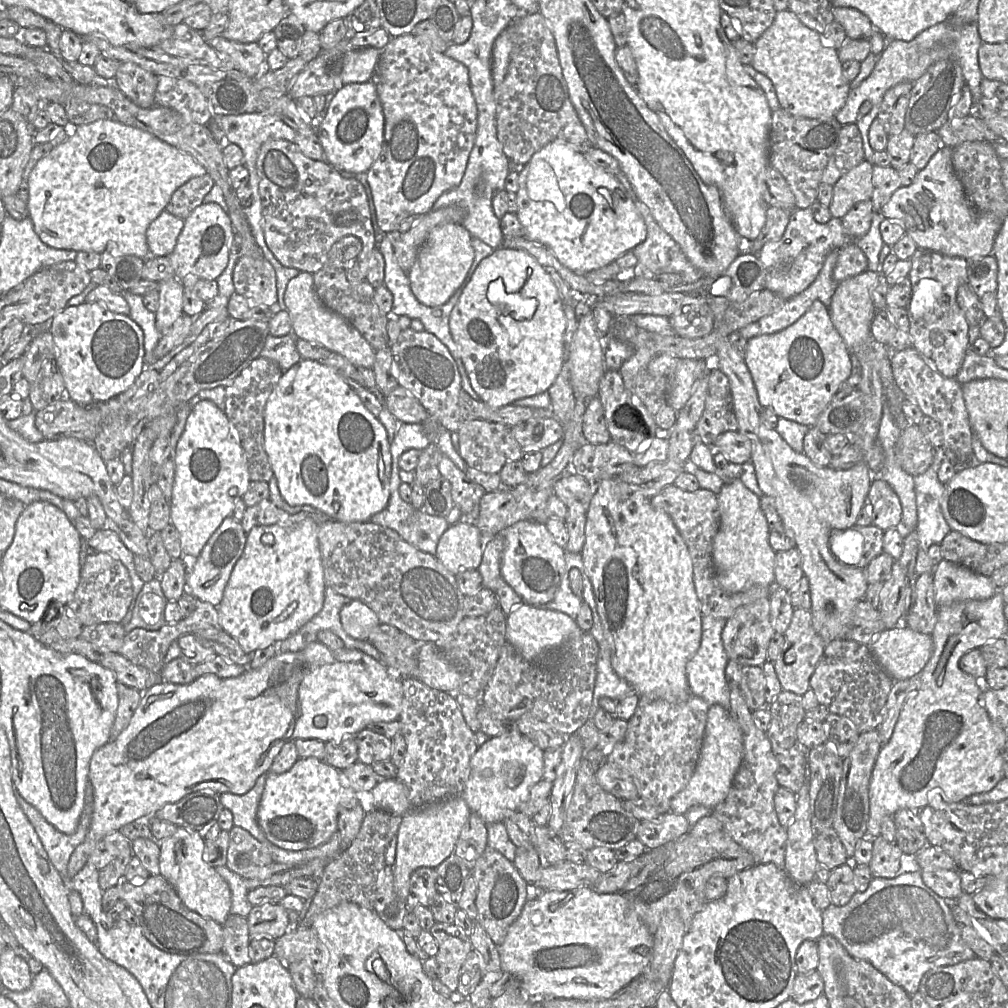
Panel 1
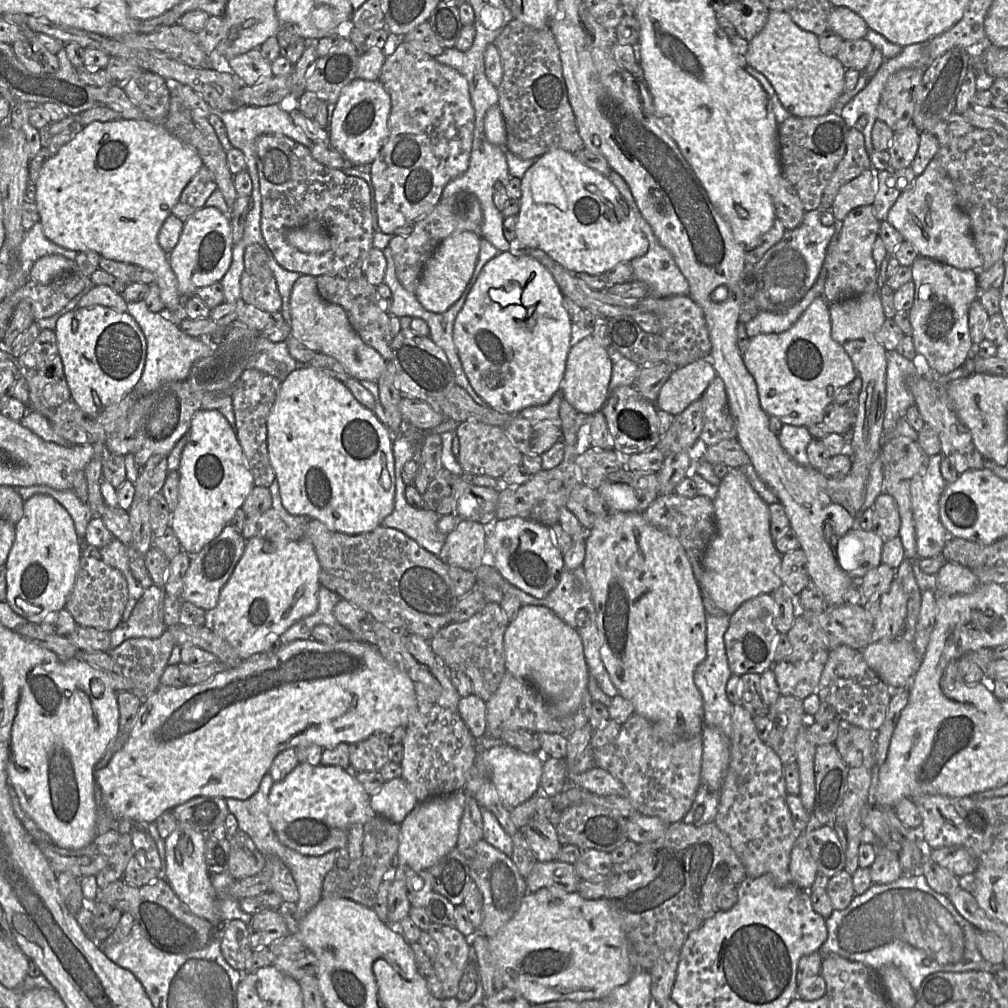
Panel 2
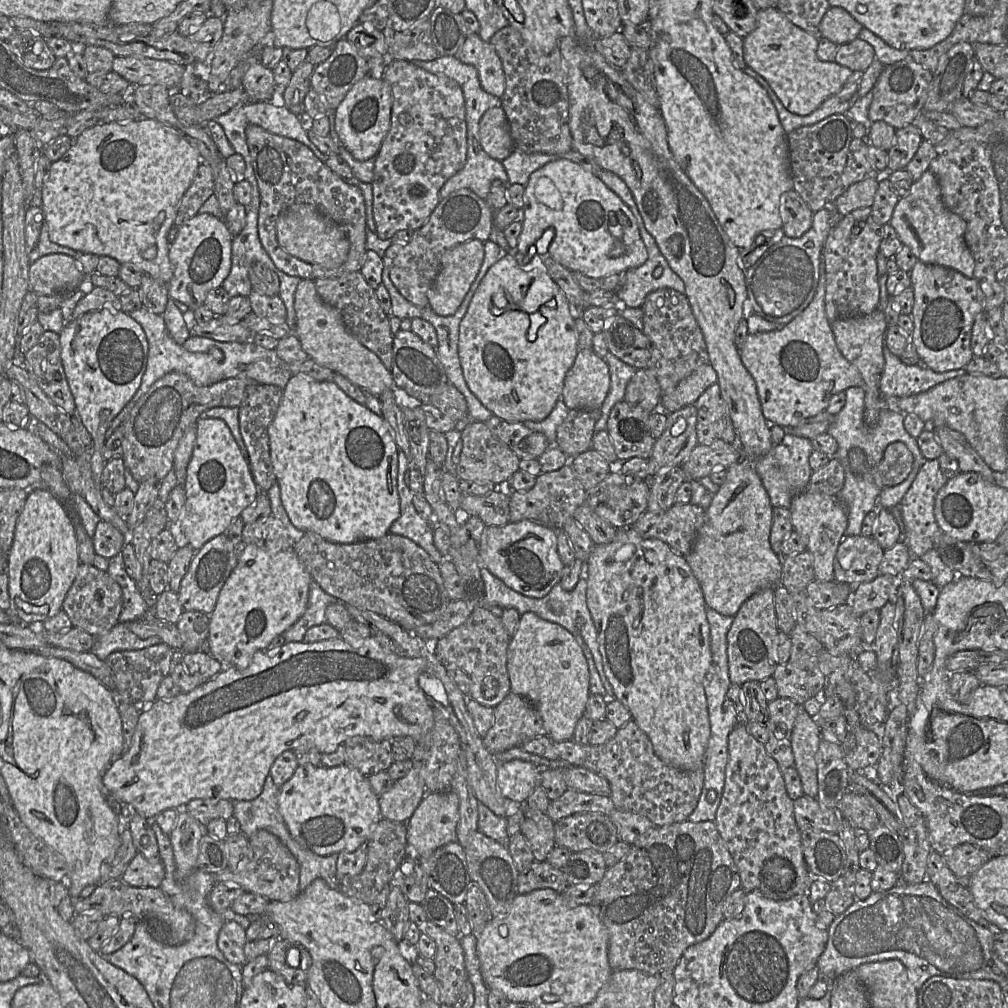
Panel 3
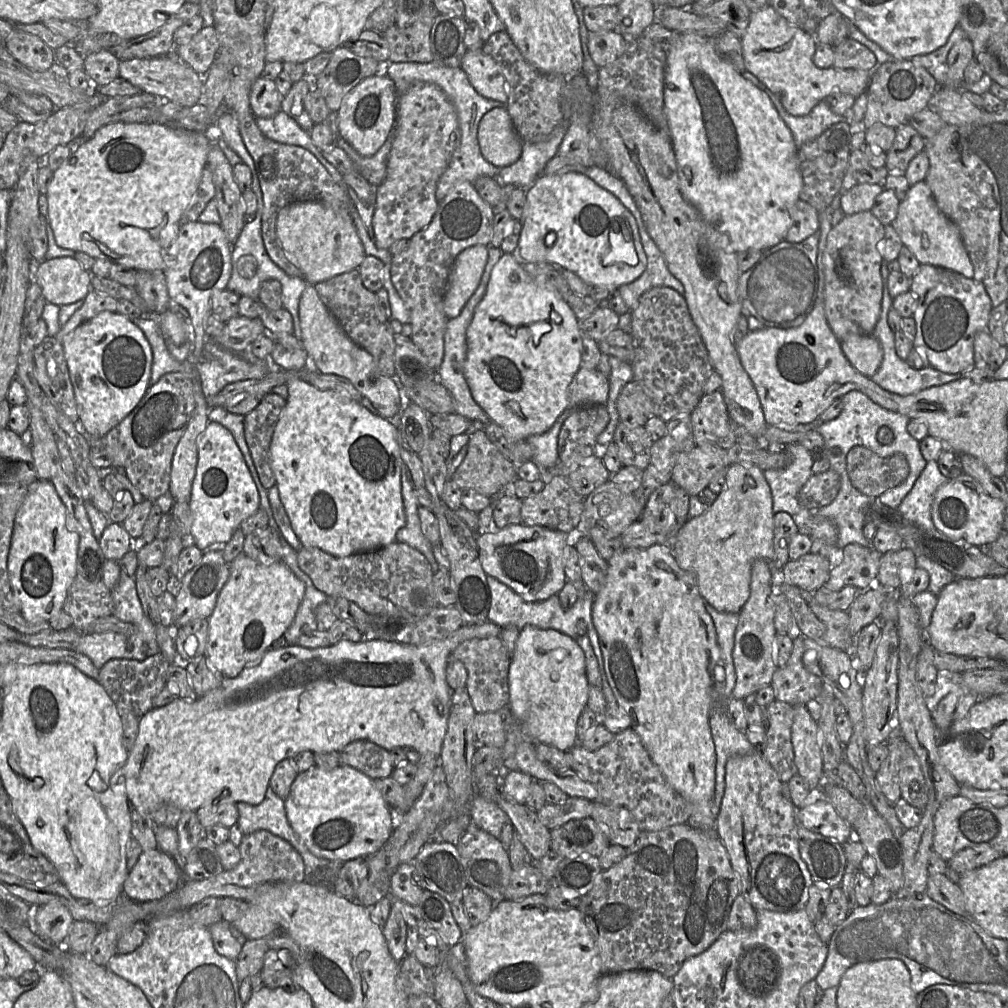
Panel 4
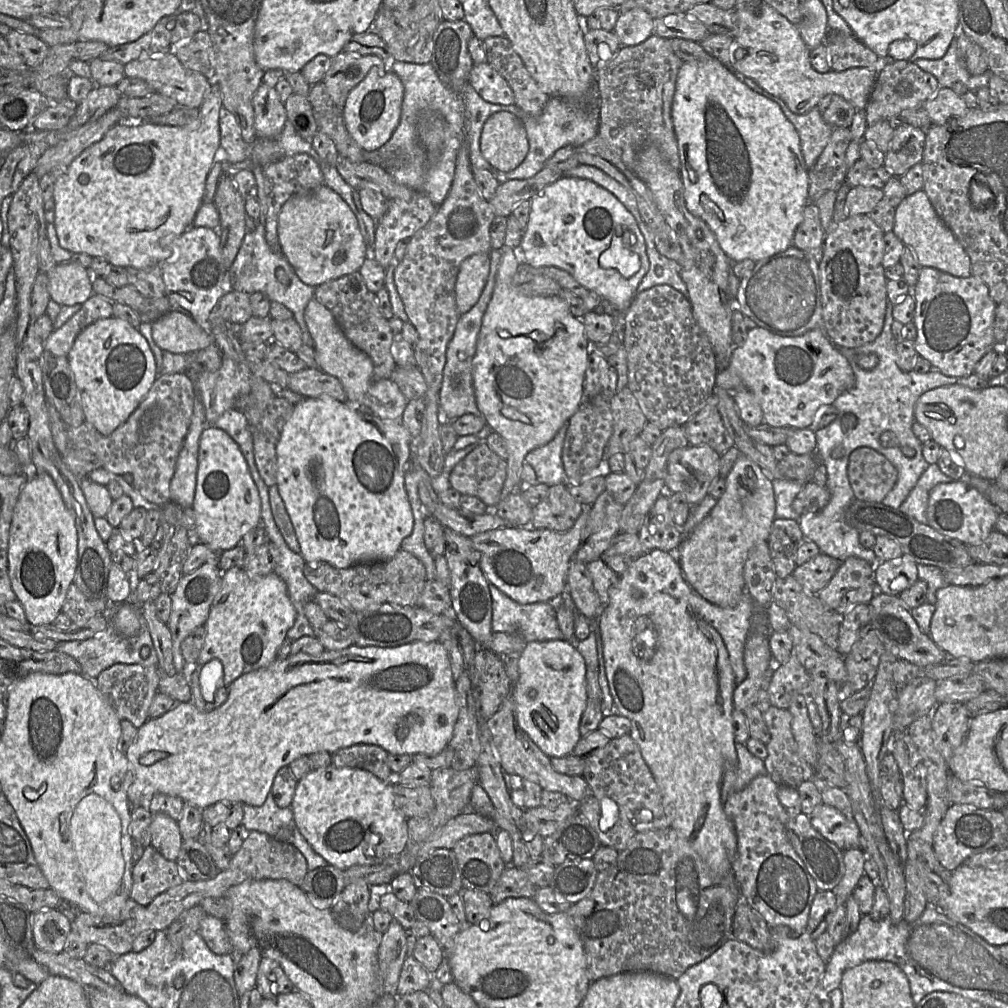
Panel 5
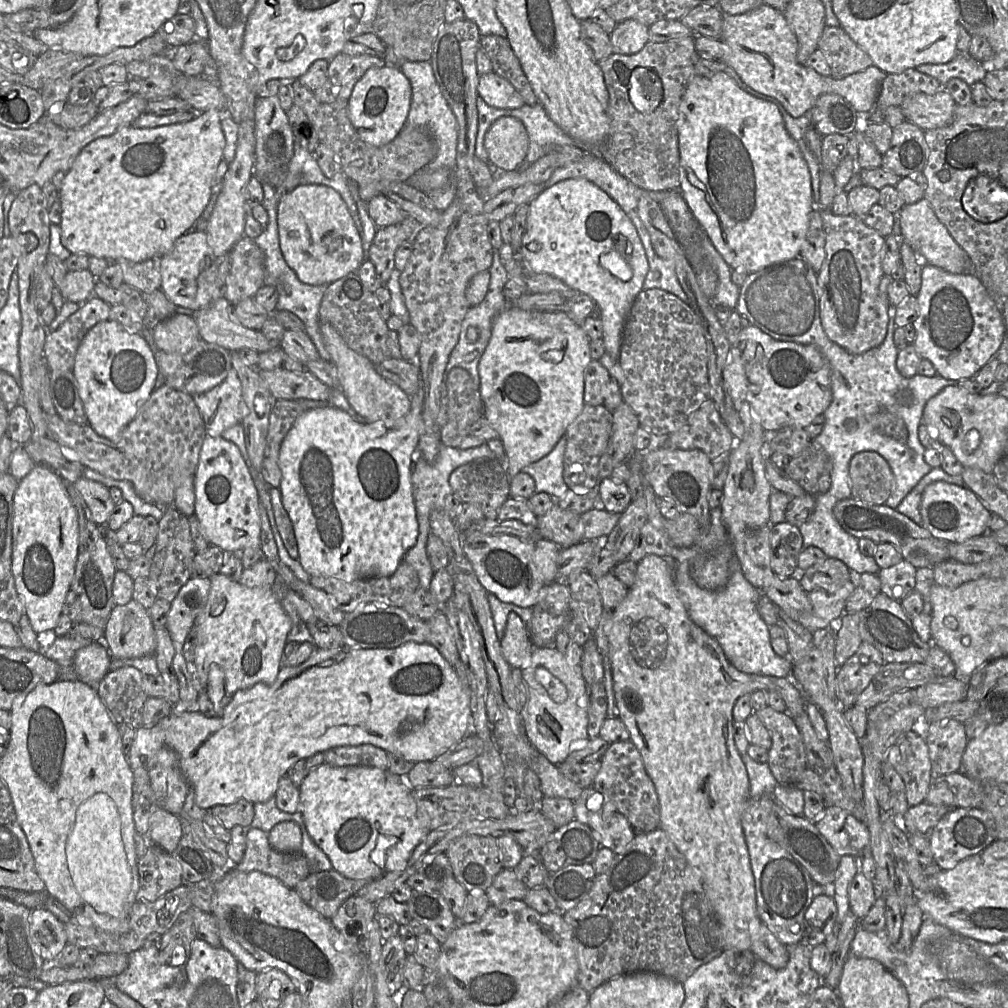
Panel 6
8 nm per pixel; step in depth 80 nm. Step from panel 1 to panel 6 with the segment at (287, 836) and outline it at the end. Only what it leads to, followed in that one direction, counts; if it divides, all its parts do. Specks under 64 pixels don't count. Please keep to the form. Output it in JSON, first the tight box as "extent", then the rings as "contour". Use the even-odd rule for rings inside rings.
{"extent":[299,763,430,880],"contour":[[[323,763],[319,767],[308,771],[299,787],[299,811],[302,813],[310,837],[328,857],[333,869],[351,879],[376,880],[382,877],[385,873],[403,869],[414,848],[430,831],[418,818],[417,805],[412,796],[411,787],[402,784],[398,779],[398,775],[394,775],[388,770],[382,770],[372,766],[333,766]]]}

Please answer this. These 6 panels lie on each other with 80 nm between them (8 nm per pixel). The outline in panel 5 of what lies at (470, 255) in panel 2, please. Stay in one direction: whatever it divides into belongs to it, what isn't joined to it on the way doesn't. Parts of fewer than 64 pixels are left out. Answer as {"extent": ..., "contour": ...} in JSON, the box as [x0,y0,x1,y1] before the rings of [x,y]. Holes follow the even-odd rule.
{"extent":[456,253,490,315],"contour":[[[478,253],[462,261],[456,279],[456,306],[460,315],[468,312],[479,300],[490,270],[489,253]]]}

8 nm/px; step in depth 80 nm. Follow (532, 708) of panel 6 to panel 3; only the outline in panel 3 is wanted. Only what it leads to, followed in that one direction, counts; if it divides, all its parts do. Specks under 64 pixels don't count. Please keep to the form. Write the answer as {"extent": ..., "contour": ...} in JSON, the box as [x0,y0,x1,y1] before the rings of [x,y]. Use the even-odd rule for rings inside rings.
{"extent":[507,612,590,742],"contour":[[[526,612],[520,616],[517,631],[509,641],[507,671],[511,692],[535,707],[546,736],[552,742],[572,740],[590,696],[588,662],[576,638],[559,624]]]}

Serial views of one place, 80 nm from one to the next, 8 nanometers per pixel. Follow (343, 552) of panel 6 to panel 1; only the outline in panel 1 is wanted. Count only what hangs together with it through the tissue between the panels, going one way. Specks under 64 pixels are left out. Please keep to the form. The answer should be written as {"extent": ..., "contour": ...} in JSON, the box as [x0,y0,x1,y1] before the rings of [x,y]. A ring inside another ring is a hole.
{"extent":[265,360,391,522],"contour":[[[301,360],[287,372],[271,395],[265,408],[265,451],[283,499],[291,506],[310,505],[340,522],[367,522],[386,508],[390,497],[391,453],[383,424],[362,403],[356,391],[331,367],[314,360]]]}

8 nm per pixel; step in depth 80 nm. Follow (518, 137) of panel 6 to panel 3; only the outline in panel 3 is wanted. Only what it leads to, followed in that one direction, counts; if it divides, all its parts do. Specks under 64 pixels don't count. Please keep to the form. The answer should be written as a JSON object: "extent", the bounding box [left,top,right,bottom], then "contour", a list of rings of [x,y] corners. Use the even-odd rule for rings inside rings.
{"extent":[479,105,515,161],"contour":[[[501,105],[488,109],[479,123],[483,150],[493,159],[503,161],[515,149],[508,121]]]}

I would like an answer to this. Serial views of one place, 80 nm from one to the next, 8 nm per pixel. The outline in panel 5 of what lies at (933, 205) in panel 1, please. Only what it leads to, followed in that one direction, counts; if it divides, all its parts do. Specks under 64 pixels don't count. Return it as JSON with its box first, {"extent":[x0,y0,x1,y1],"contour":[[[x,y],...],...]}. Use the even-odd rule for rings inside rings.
{"extent":[893,189,972,277],"contour":[[[923,189],[907,195],[896,207],[893,232],[922,267],[933,267],[957,277],[972,275],[969,256],[940,219]]]}

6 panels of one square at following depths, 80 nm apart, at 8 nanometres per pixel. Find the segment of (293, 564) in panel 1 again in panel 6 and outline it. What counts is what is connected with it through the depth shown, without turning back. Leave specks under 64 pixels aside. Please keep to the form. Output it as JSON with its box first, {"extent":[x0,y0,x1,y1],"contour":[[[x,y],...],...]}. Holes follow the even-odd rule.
{"extent":[193,573,291,701],"contour":[[[219,573],[211,575],[209,577],[209,579],[210,579],[210,582],[211,582],[211,587],[210,587],[210,592],[209,592],[209,595],[208,595],[208,600],[205,604],[204,609],[202,610],[202,612],[198,615],[198,617],[195,620],[195,625],[196,625],[196,630],[197,630],[197,646],[196,646],[196,649],[195,649],[195,659],[194,659],[193,664],[195,665],[195,668],[196,668],[196,675],[197,675],[197,678],[199,680],[201,690],[203,689],[205,691],[205,695],[207,696],[208,701],[211,701],[209,699],[208,695],[207,695],[207,680],[208,680],[208,675],[209,675],[209,668],[212,664],[217,664],[218,666],[220,666],[222,668],[222,670],[224,672],[225,693],[227,693],[229,695],[234,695],[238,691],[249,689],[257,683],[264,683],[264,684],[267,684],[267,685],[273,684],[276,681],[277,675],[278,675],[279,670],[281,668],[281,657],[282,657],[283,649],[284,649],[285,644],[286,644],[287,635],[288,635],[288,633],[291,629],[291,619],[290,619],[290,617],[288,616],[288,614],[285,612],[285,610],[283,609],[283,607],[279,603],[274,592],[272,591],[272,588],[250,588],[250,587],[242,585],[240,582],[233,582],[233,581],[229,580],[227,577],[225,577],[224,575],[219,574]]]}

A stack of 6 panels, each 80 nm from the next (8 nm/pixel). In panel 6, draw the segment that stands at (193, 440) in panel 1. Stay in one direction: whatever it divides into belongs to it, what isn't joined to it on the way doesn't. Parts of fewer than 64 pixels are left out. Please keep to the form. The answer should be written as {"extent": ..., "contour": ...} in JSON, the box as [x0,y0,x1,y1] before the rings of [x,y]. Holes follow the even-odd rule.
{"extent":[194,435,261,551],"contour":[[[206,435],[194,475],[195,516],[210,545],[223,551],[261,548],[259,497],[239,448],[222,436]]]}

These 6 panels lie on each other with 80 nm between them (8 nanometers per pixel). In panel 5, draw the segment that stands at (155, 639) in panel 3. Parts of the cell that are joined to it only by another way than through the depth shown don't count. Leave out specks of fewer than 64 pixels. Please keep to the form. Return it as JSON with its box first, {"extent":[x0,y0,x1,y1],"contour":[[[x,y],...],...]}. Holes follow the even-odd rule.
{"extent":[56,626,158,679],"contour":[[[112,626],[86,640],[60,641],[56,650],[76,659],[88,678],[97,679],[103,670],[116,663],[158,666],[157,653],[151,653],[151,645],[144,645],[139,652],[131,650],[130,639],[123,639]]]}

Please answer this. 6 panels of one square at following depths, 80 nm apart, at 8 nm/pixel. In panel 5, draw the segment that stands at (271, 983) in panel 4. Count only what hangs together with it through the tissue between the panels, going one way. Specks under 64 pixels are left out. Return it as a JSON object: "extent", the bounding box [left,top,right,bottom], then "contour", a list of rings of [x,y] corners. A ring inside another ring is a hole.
{"extent":[256,957,296,999],"contour":[[[267,957],[261,959],[256,988],[264,999],[276,999],[280,994],[296,990],[281,965],[276,960]]]}

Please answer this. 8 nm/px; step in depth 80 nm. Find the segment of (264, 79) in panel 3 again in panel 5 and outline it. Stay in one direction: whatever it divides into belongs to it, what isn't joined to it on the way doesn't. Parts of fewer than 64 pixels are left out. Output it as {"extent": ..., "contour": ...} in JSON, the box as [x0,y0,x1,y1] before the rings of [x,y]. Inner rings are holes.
{"extent":[252,83,288,138],"contour":[[[262,83],[254,94],[252,102],[256,136],[274,138],[280,135],[288,117],[276,88]]]}

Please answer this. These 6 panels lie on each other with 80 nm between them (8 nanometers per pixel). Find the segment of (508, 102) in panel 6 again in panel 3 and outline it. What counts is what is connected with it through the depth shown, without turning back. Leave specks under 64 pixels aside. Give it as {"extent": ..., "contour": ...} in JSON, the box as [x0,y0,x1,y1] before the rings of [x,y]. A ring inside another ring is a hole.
{"extent":[456,33,505,99],"contour":[[[477,33],[467,35],[456,57],[474,66],[482,88],[501,99],[505,91],[505,75],[502,61],[491,43],[484,42]]]}

